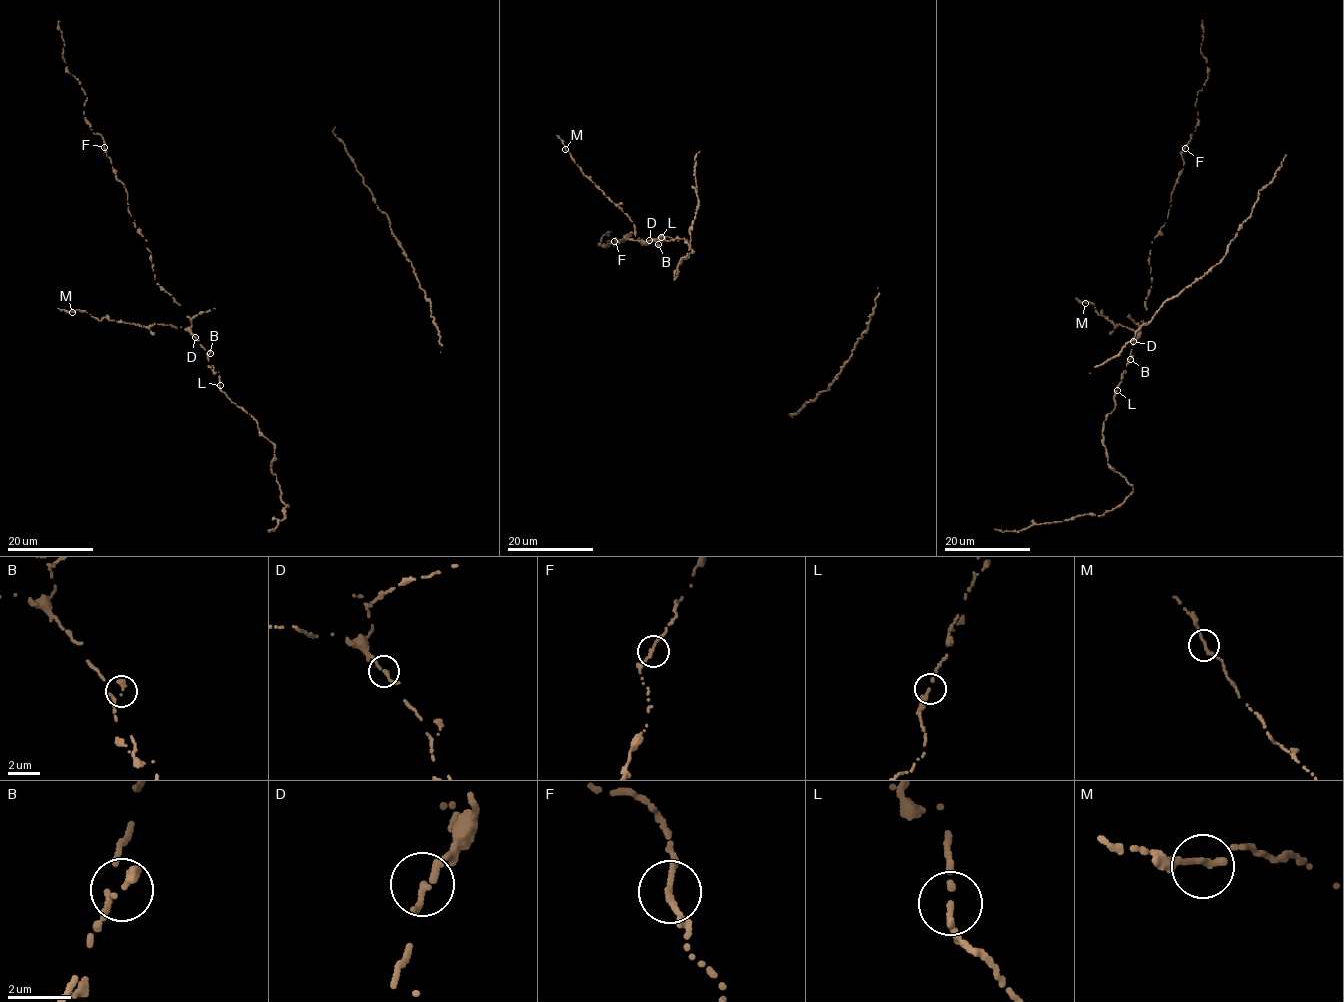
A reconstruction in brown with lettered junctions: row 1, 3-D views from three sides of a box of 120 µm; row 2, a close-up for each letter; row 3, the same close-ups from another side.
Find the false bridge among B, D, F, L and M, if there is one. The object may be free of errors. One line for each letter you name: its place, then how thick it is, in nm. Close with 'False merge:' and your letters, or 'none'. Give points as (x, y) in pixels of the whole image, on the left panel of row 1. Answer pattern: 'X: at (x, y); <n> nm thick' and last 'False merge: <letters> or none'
False merge: none

